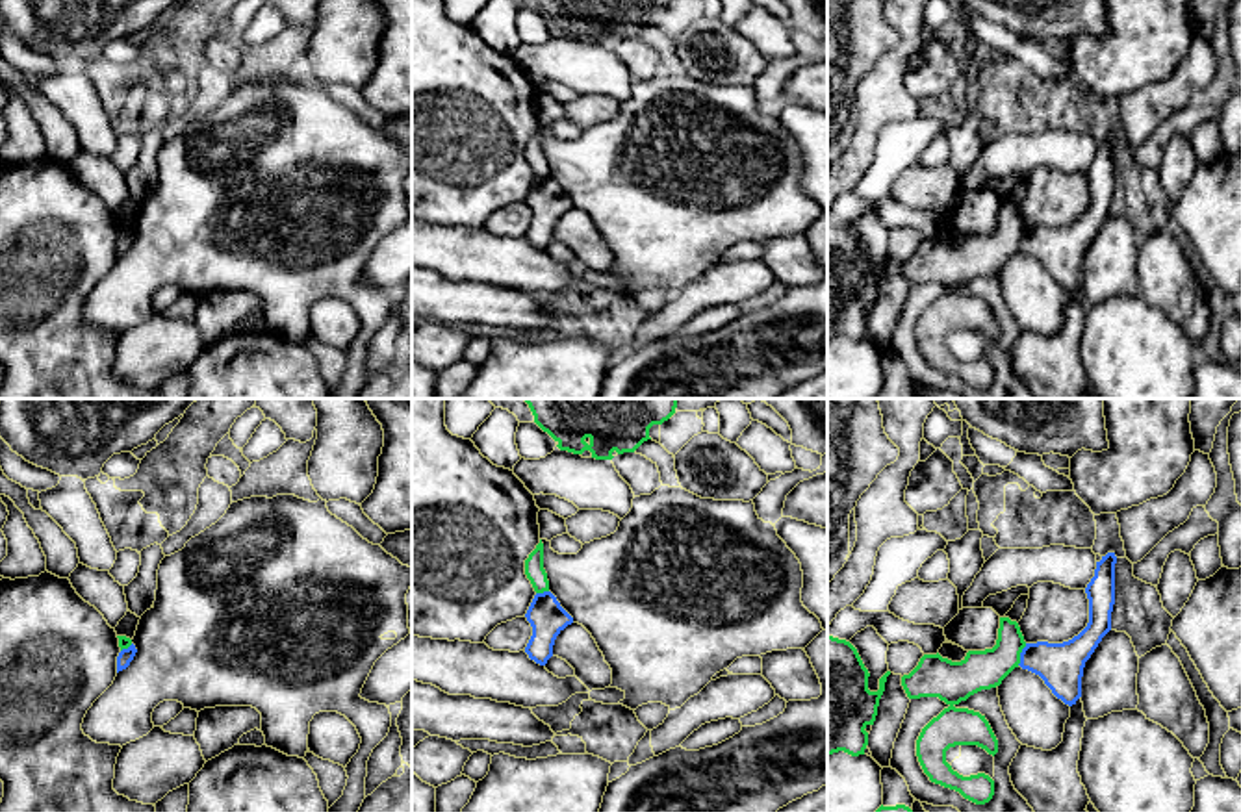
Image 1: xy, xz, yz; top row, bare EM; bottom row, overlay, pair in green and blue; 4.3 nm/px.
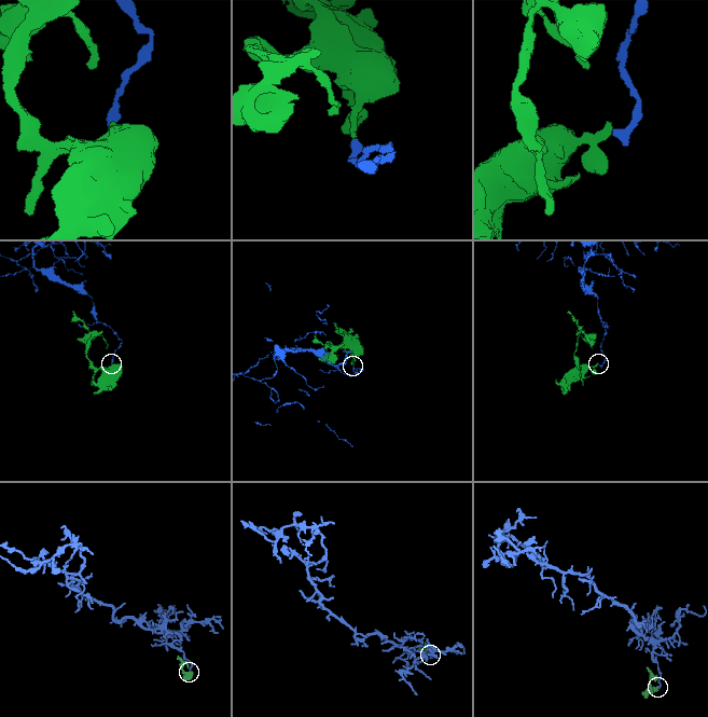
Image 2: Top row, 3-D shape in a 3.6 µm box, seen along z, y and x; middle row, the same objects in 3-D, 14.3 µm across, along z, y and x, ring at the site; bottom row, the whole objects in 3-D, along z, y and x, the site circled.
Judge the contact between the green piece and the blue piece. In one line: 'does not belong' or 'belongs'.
does not belong

